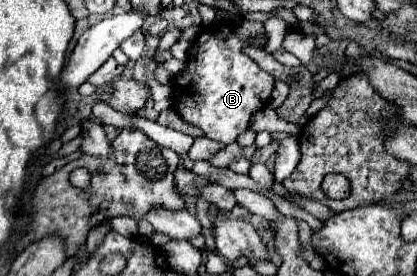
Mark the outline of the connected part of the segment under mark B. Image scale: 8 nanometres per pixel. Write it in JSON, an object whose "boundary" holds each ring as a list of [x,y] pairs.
{"boundary":[[[218,23],[204,29],[194,41],[194,55],[188,57],[182,73],[174,77],[174,105],[176,111],[192,125],[200,127],[208,139],[218,143],[232,143],[248,129],[250,117],[264,109],[274,89],[274,77],[260,69],[242,49],[246,45],[266,43],[266,35],[248,39],[238,35],[232,27]]]}

